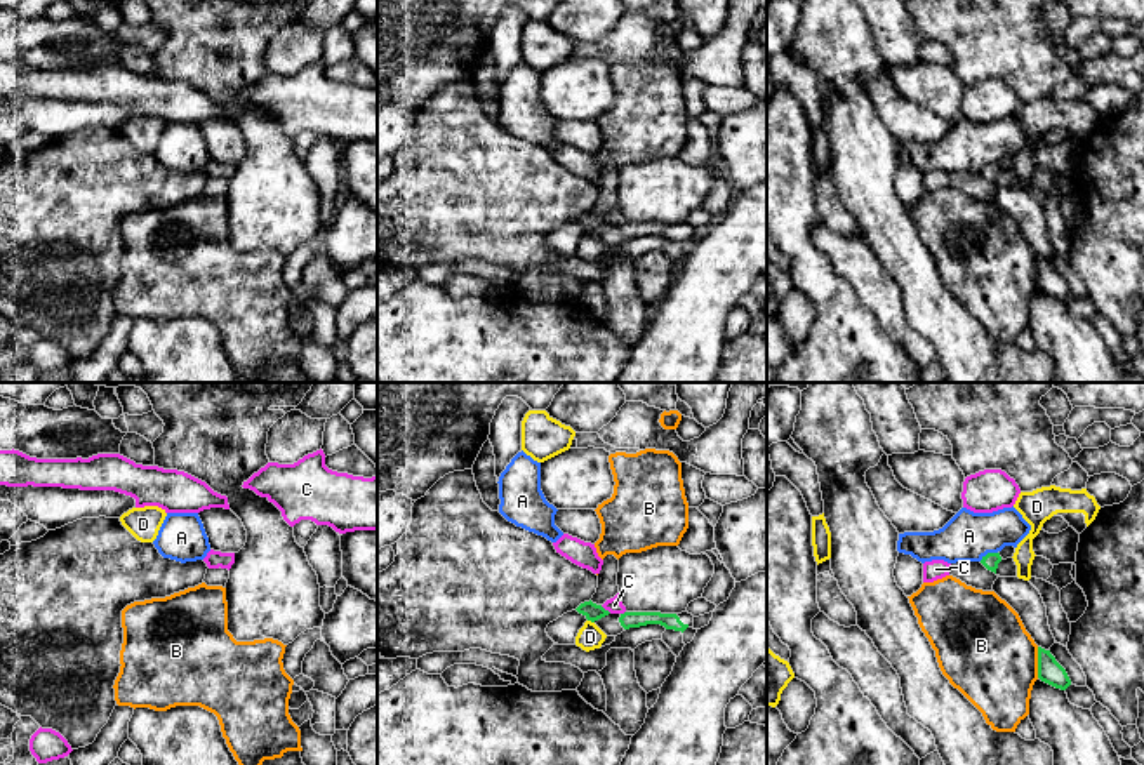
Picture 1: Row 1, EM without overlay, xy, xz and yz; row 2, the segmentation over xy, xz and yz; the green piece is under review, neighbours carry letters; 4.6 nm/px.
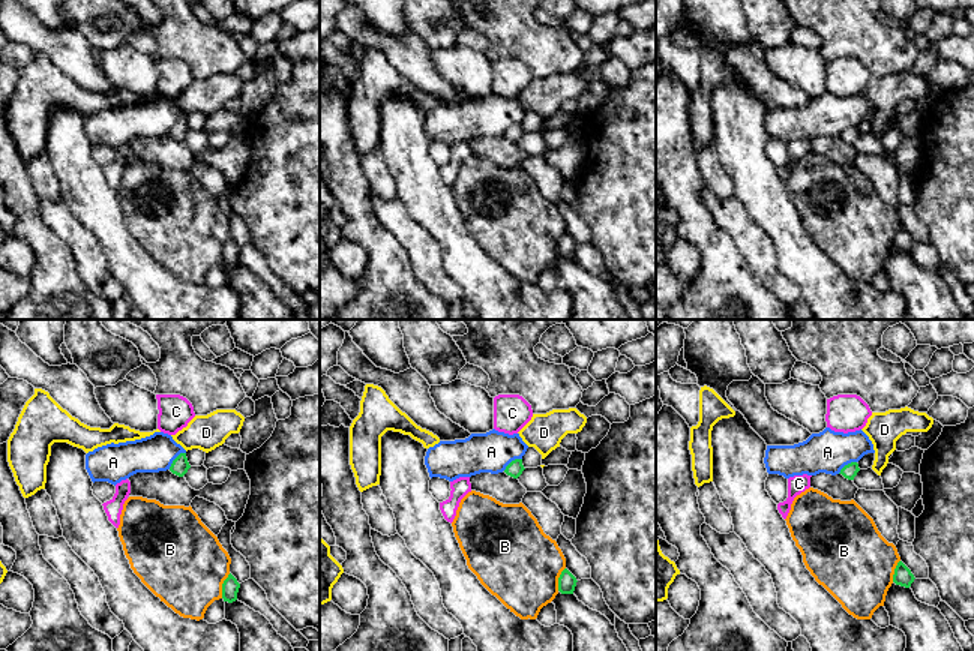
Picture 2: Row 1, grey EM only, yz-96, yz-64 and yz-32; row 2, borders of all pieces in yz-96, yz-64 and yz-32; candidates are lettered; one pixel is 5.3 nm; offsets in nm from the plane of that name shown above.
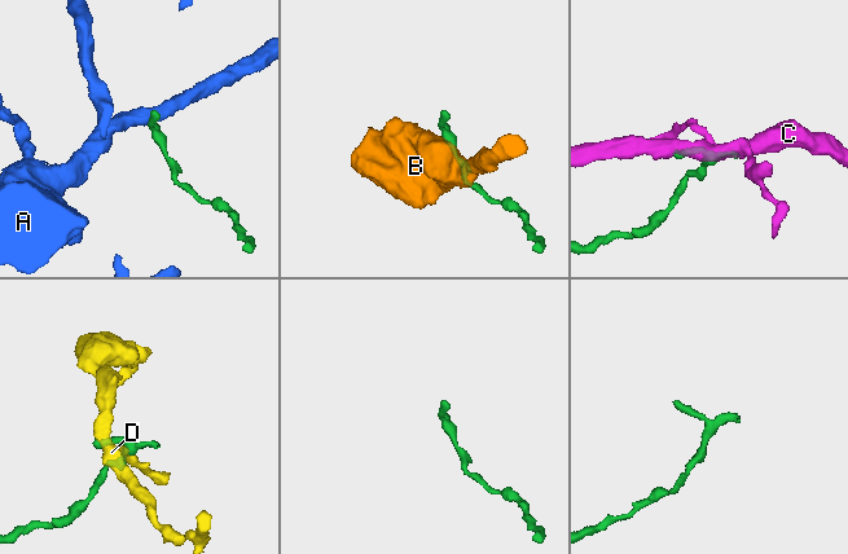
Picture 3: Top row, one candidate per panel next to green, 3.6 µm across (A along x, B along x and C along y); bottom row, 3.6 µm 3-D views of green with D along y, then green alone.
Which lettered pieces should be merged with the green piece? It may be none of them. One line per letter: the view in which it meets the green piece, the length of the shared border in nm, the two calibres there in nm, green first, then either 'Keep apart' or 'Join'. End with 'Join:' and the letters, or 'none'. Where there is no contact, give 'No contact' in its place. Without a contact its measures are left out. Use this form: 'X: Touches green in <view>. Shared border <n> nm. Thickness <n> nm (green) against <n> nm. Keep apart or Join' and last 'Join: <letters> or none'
A: Touches green in yz. Shared border 100 nm. Thickness 70 nm (green) against 220 nm. Keep apart
B: Touches green in yz. Shared border 140 nm. Thickness 110 nm (green) against 420 nm. Keep apart
C: Touches green in xz. Shared border 70 nm. Thickness 80 nm (green) against 80 nm. Keep apart
D: Touches green in xz. Shared border 40 nm. Thickness 80 nm (green) against 120 nm. Keep apart
Join: none

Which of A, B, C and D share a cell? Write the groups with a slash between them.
A / B / C / D

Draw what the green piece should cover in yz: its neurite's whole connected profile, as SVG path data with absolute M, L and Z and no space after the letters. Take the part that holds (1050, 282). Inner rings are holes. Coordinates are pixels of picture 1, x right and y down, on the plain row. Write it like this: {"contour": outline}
{"contour": "M1038 257L1038 289L1055 299L1066 301L1071 290L1050 261Z"}

